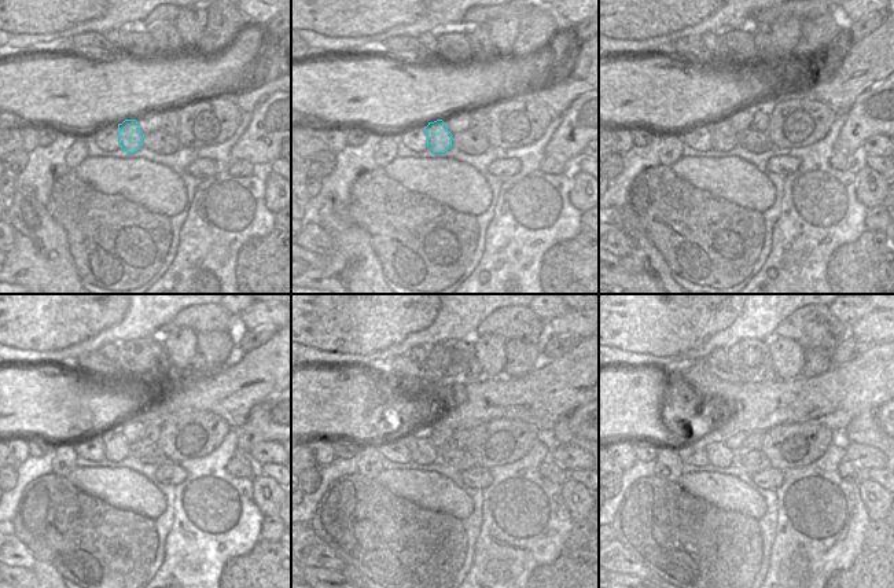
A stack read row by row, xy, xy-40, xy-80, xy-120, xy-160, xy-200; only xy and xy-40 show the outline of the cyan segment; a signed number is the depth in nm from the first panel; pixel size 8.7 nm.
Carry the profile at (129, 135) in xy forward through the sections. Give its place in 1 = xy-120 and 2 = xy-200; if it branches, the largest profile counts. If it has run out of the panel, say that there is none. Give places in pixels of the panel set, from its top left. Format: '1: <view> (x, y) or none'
1: xy-120 (116, 448)
2: xy-200 (725, 452)

